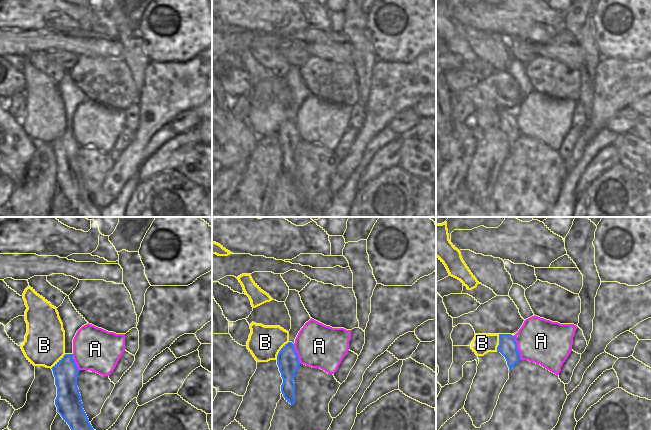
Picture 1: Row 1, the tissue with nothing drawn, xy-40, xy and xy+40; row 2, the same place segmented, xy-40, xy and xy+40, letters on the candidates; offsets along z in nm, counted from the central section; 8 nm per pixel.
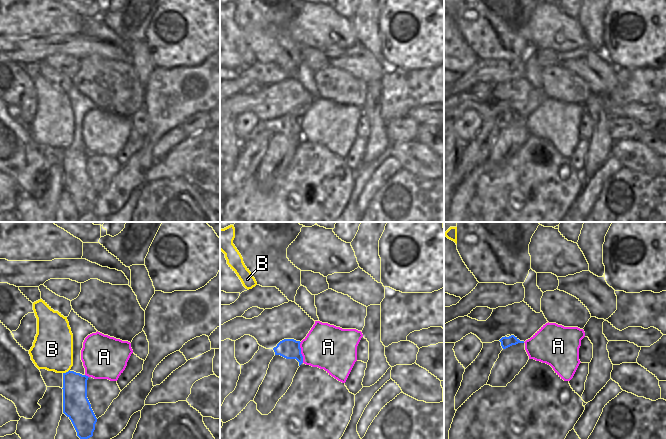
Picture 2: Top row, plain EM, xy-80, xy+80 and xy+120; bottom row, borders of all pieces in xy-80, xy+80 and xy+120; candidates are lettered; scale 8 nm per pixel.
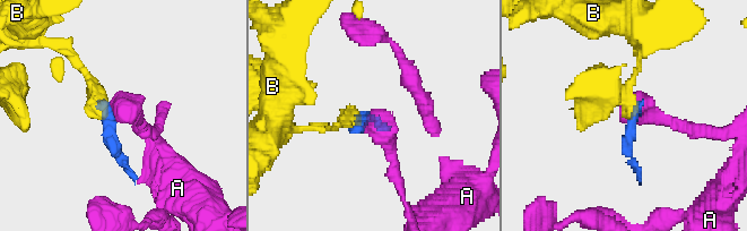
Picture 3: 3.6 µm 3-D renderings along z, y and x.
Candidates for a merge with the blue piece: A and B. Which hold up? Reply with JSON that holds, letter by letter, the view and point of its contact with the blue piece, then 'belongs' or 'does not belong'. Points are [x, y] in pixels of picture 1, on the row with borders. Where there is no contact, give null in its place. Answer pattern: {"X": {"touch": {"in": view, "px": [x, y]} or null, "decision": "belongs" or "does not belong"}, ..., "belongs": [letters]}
{"A": {"touch": {"in": "xy+40", "px": [516, 347]}, "decision": "does not belong"}, "B": {"touch": {"in": "xy", "px": [280, 350]}, "decision": "does not belong"}, "belongs": []}

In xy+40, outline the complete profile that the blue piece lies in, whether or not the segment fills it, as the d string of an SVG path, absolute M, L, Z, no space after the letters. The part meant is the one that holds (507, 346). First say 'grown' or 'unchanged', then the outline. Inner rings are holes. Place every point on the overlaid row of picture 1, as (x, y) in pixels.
unchanged; M499 334L497 352L500 352L505 357L509 371L521 360L515 336L511 334Z

